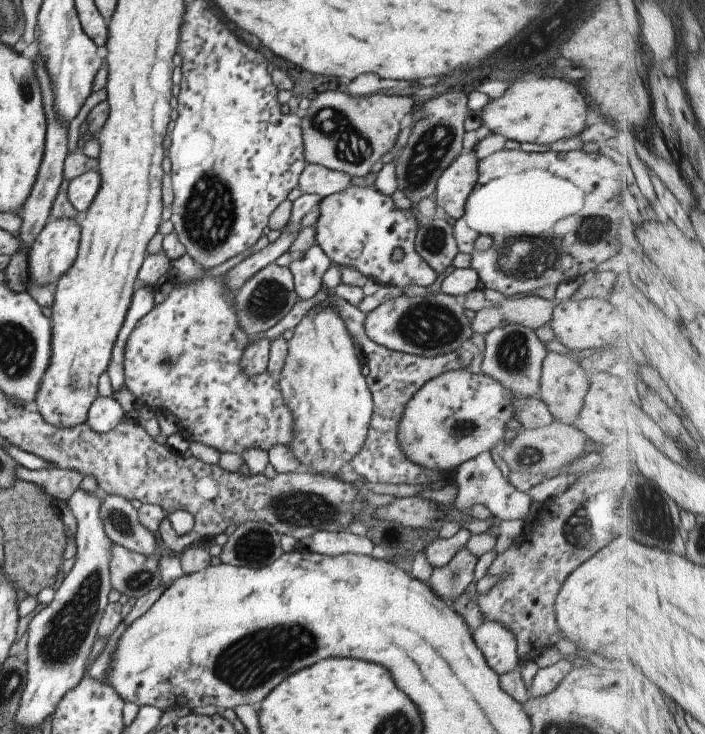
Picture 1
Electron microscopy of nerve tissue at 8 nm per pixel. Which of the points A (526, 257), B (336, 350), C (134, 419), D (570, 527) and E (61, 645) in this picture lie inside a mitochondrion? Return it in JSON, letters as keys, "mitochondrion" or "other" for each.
{"A":"mitochondrion","B":"other","C":"other","D":"mitochondrion","E":"mitochondrion"}

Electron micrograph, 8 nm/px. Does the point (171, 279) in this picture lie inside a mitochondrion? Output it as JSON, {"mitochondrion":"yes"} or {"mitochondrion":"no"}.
{"mitochondrion":"no"}

